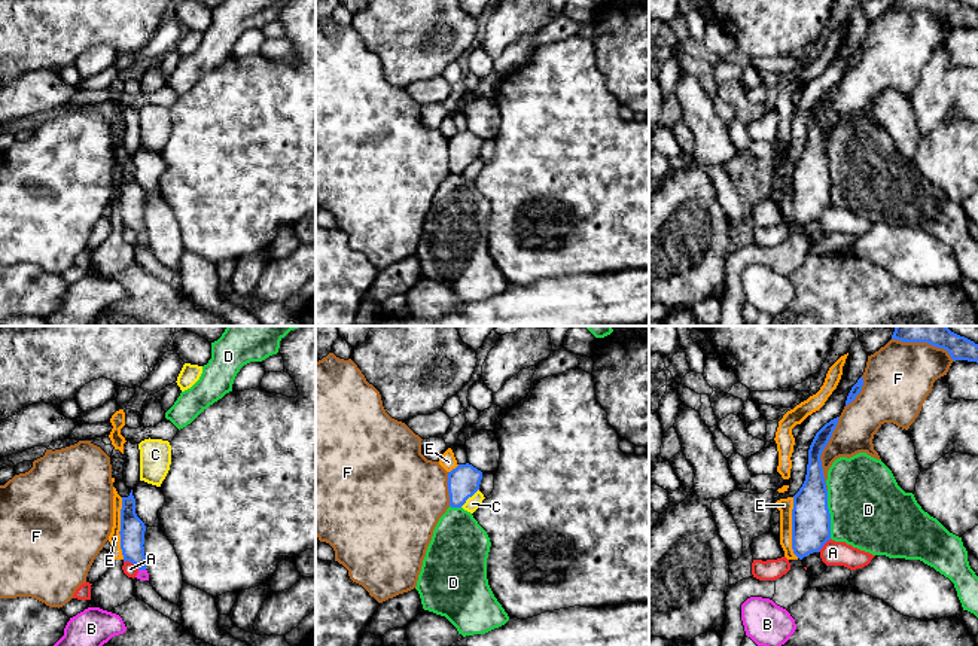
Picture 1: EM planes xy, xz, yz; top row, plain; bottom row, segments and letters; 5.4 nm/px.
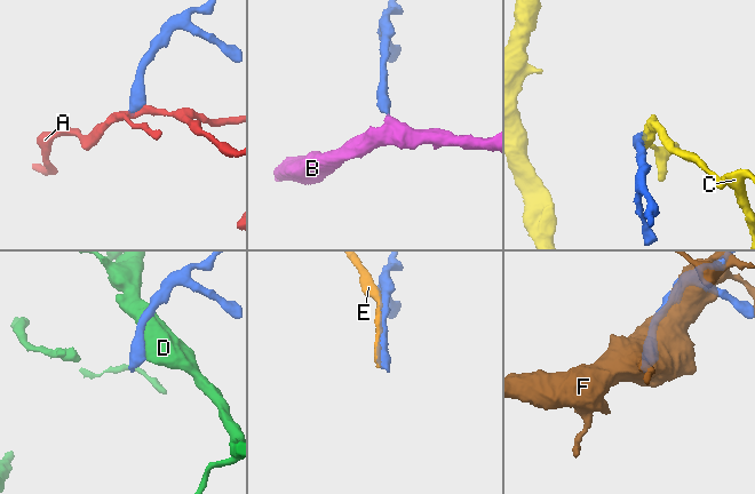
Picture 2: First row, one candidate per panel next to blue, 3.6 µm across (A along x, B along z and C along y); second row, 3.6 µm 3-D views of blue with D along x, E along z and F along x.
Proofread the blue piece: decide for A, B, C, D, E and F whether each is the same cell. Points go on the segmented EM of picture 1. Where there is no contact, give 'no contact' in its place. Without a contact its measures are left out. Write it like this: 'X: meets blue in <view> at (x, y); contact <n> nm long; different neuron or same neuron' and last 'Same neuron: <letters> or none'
A: meets blue in xy at (131, 561); contact 100 nm long; different neuron
B: meets blue in xy at (142, 569); contact 40 nm long; same neuron
C: meets blue in xz at (469, 496); contact 140 nm long; different neuron
D: meets blue in yz at (829, 514); contact 260 nm long; different neuron
E: meets blue in xy at (121, 529); contact 340 nm long; different neuron
F: meets blue in yz at (823, 448); contact 360 nm long; different neuron
Same neuron: B

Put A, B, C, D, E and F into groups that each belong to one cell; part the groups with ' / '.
A / B / C / D / E / F

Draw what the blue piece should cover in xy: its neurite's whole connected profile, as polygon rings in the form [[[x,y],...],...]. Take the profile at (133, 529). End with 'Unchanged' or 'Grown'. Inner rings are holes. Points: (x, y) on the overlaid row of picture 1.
[[[132,490],[128,497],[122,497],[121,509],[121,549],[124,561],[130,561],[138,567],[137,579],[149,581],[144,555],[144,522],[135,514],[135,499]]]. Grown

